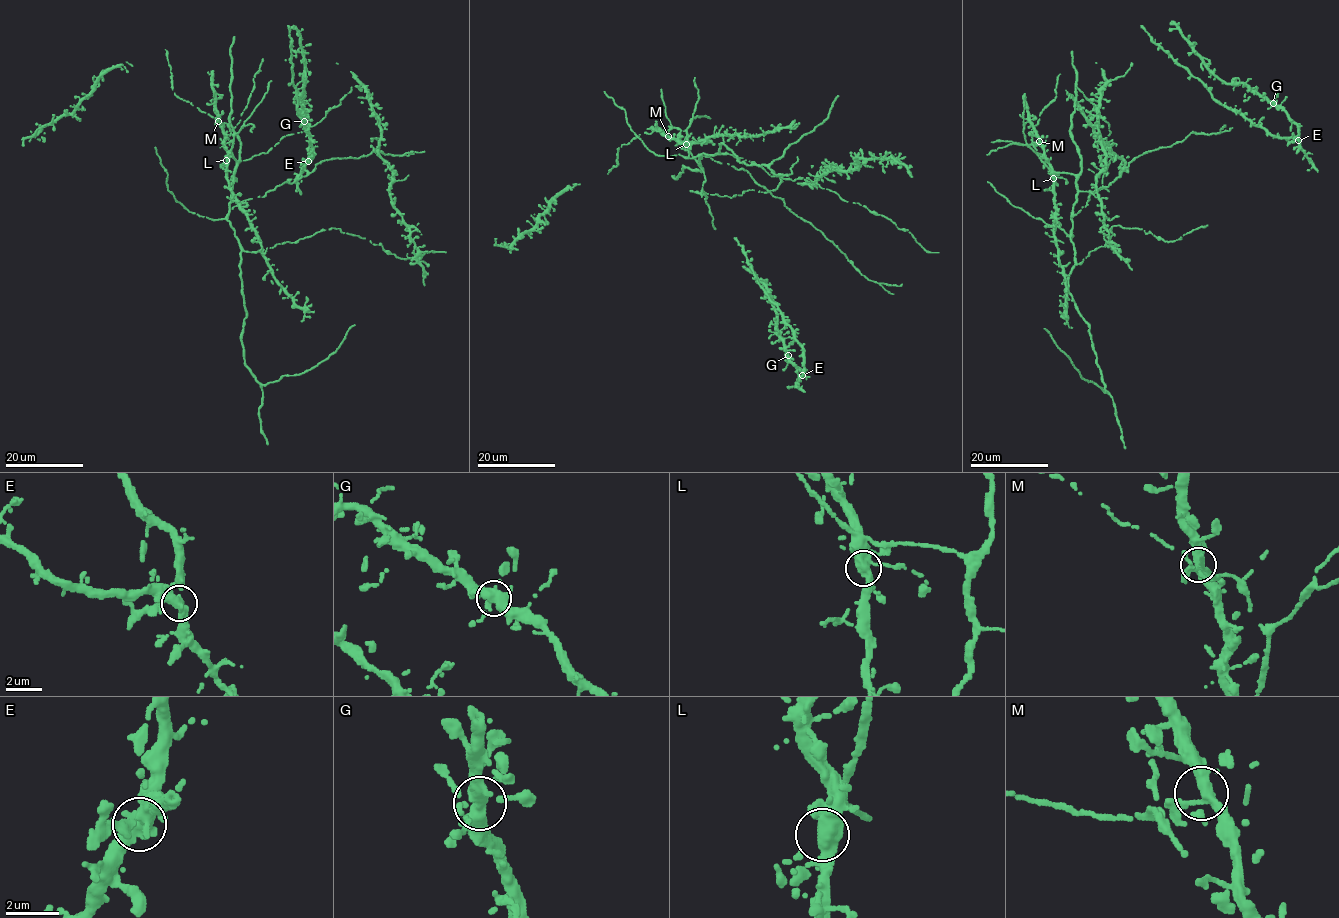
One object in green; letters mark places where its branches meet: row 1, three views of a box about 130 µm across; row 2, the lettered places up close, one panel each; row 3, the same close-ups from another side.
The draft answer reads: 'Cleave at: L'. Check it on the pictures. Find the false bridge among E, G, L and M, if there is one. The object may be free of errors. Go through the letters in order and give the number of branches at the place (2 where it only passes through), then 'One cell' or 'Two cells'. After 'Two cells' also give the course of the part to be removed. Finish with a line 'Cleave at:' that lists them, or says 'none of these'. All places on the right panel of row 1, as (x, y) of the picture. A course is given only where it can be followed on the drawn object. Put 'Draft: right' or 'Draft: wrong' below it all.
E: Branches: 4. Two cells. Course of the part to remove: (1298, 140), (1272, 136), (1214, 99), (1208, 88), (1153, 41), (1140, 26)
G: Branches: 4. One cell
L: Branches: 4. One cell
M: Branches: 4. One cell
Cleave at: E
Draft: wrong

